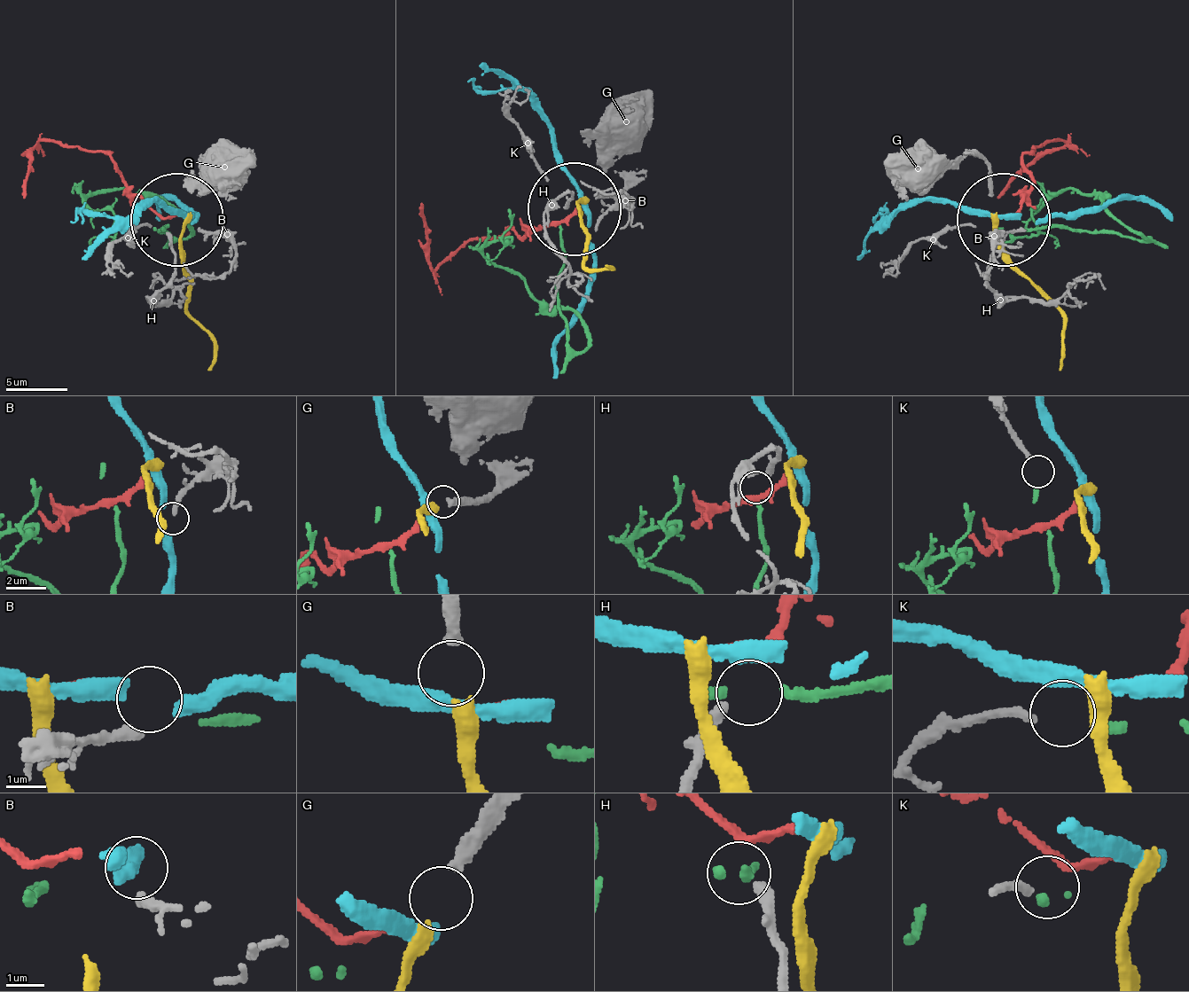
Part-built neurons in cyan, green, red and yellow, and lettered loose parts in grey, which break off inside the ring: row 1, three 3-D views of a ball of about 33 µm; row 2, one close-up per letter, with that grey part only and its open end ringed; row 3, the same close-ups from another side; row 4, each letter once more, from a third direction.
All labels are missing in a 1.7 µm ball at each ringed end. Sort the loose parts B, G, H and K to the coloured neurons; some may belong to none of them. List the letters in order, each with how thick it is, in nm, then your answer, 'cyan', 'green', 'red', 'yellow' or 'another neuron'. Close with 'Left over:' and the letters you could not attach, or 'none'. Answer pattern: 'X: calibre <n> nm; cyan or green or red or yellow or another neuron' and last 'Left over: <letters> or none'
B: calibre 280 nm; another neuron
G: calibre 340 nm; yellow
H: calibre 320 nm; another neuron
K: calibre 220 nm; green
Left over: B, H

